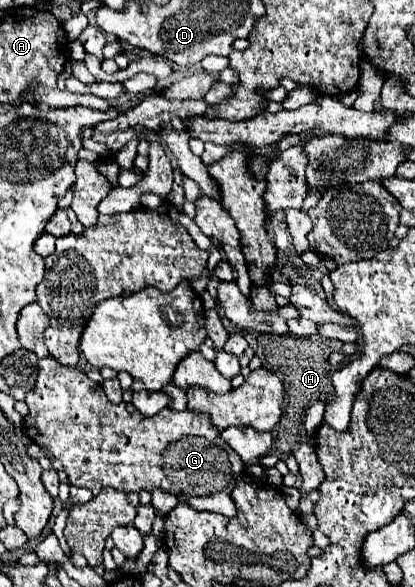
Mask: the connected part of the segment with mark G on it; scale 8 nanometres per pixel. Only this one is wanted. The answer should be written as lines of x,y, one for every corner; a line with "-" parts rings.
52,357
40,359
38,379
34,389
26,395
28,415
24,417
26,435
40,447
48,449
54,459
64,465
70,485
86,487
92,493
100,493
104,487
120,489
124,493
130,491
152,491
160,487
178,499
186,499
194,505
194,509
214,511
226,517
236,517
234,501
230,499
230,491
234,489
236,477
242,475
244,463
224,441
220,441
220,431
212,429
212,423
202,413
192,411
172,411
162,409
154,417
140,415
132,403
112,405
104,393
104,389
88,379
76,367
62,367

